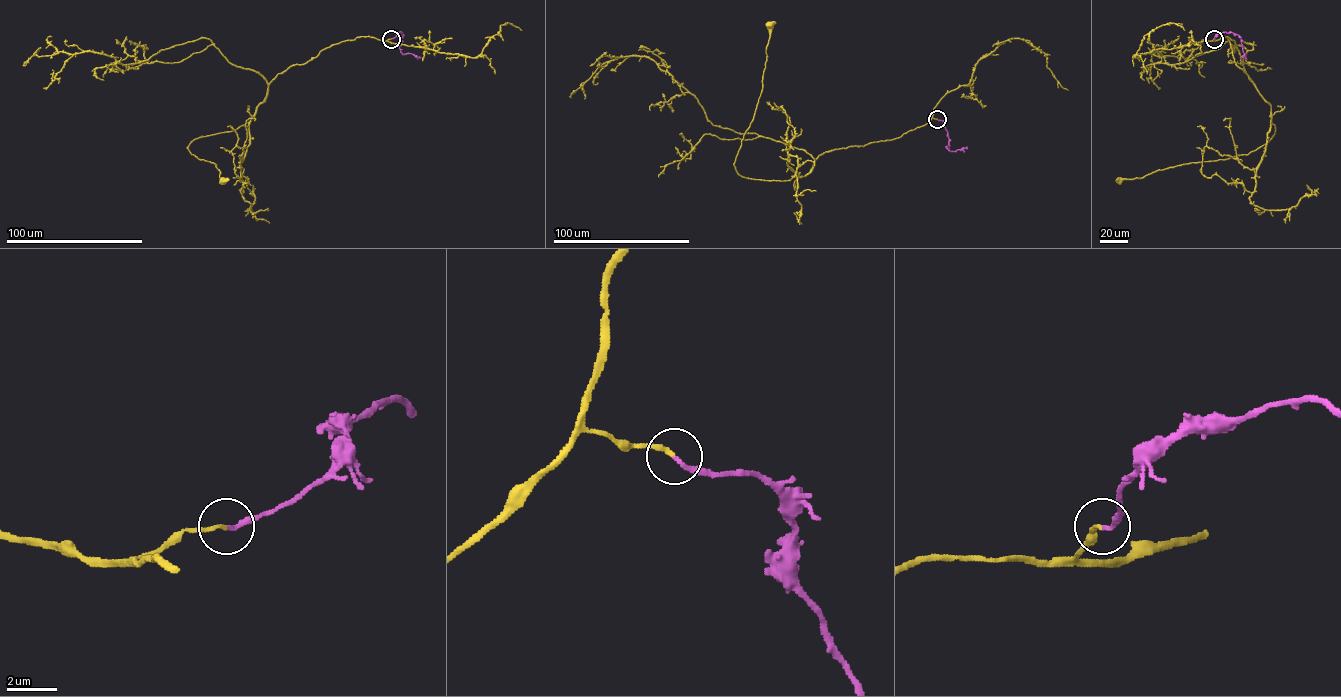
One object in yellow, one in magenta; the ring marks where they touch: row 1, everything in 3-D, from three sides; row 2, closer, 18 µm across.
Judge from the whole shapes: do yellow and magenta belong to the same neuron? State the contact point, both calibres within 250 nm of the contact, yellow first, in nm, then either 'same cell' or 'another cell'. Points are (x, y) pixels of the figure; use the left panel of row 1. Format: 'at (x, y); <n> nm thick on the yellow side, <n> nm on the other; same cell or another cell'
at (391, 39); 150 nm thick on the yellow side, 170 nm on the other; same cell

